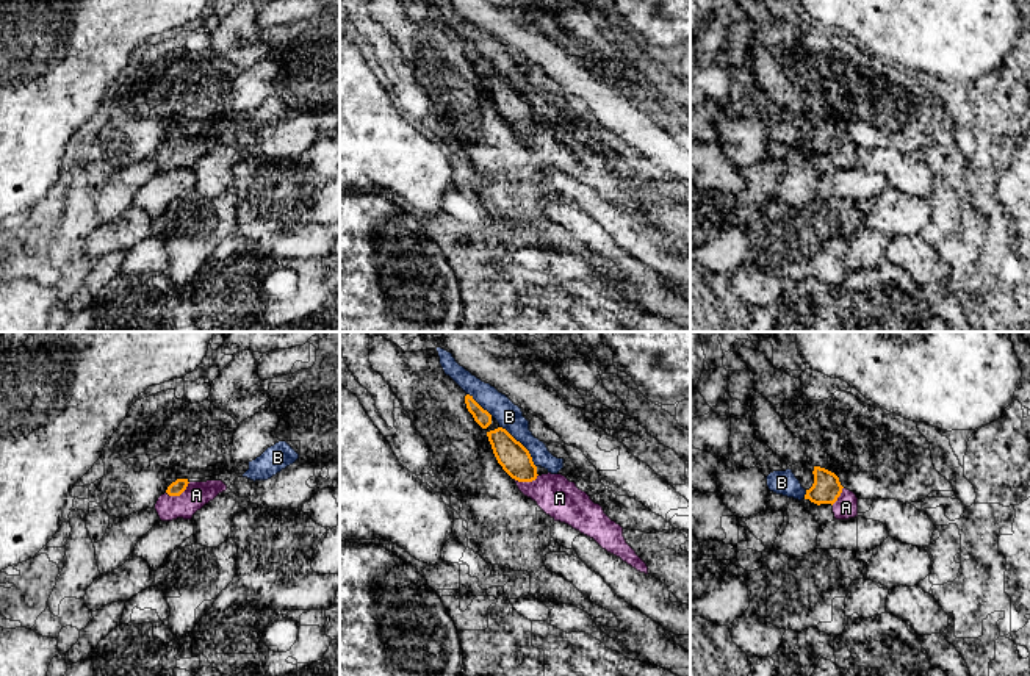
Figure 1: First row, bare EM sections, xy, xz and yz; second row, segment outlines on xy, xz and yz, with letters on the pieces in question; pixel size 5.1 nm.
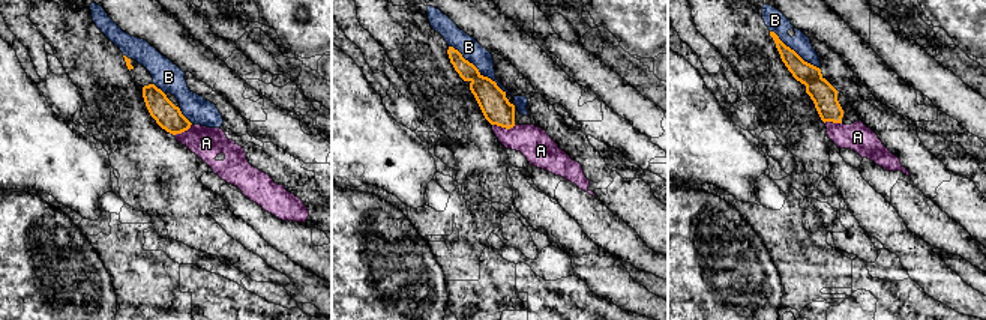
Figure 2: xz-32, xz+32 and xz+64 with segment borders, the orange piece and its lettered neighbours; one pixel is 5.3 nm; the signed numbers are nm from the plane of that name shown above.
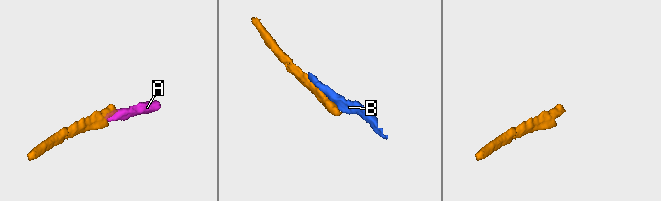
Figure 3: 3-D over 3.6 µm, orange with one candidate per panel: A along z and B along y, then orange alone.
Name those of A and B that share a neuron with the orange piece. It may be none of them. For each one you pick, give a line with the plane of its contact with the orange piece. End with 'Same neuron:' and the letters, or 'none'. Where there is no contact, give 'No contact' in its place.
A: Touches orange in xy
Same neuron: A

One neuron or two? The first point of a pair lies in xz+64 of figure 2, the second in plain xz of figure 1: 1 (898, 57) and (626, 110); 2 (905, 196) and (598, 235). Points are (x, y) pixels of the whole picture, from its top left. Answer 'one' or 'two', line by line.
1: two
2: two

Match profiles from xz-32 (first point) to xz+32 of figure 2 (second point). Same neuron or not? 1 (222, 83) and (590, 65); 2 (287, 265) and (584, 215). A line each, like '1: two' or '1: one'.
1: two
2: two

